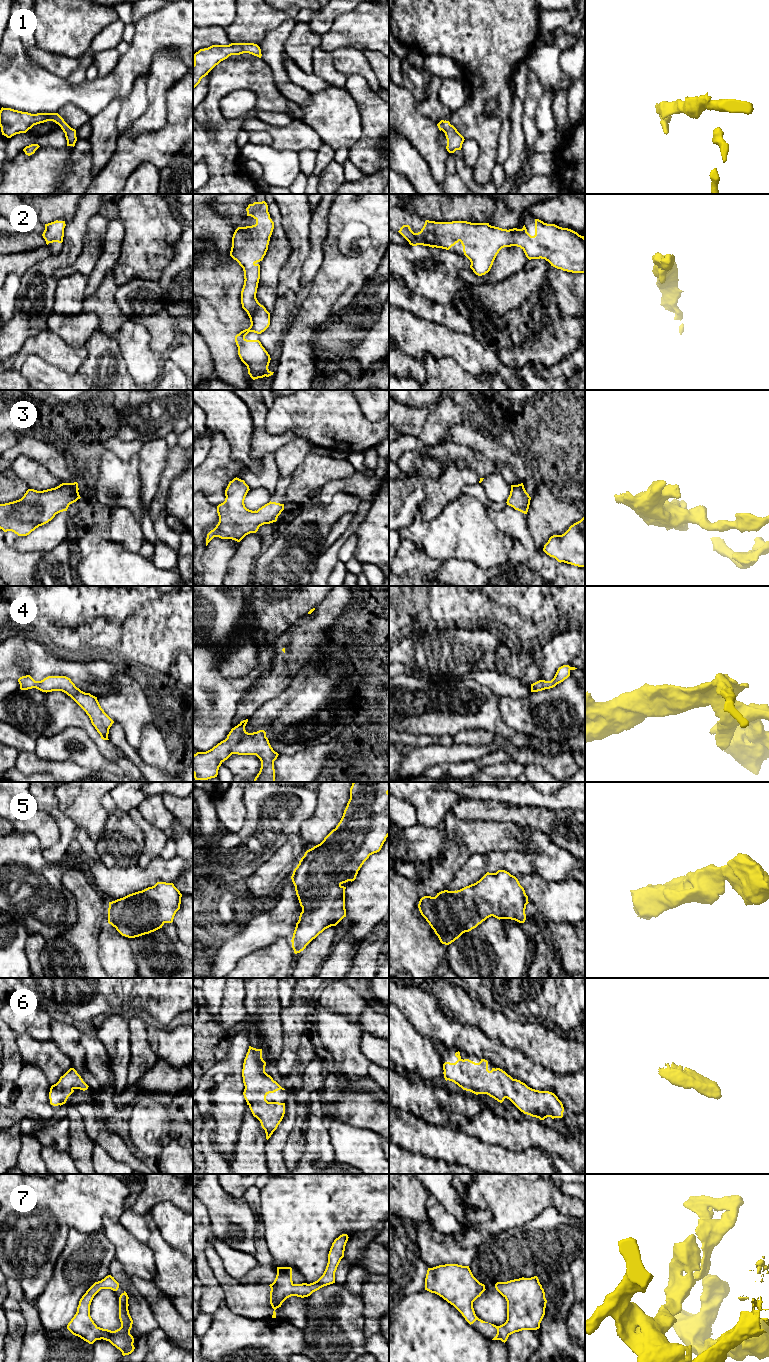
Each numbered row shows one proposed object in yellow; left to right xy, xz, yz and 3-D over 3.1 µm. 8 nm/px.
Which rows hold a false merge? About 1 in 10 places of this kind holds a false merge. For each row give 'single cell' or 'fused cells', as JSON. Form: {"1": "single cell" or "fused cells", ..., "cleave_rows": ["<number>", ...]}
{"1": "single cell", "2": "single cell", "3": "single cell", "4": "single cell", "5": "single cell", "6": "single cell", "7": "single cell", "cleave_rows": []}

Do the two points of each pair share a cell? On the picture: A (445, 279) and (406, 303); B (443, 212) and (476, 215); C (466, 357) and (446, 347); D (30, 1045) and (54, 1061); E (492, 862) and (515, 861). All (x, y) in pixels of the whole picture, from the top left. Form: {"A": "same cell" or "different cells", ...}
{"A": "different cells", "B": "same cell", "C": "same cell", "D": "same cell", "E": "same cell"}

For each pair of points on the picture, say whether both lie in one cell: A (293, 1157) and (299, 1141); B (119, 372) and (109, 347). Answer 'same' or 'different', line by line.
A: same
B: same

